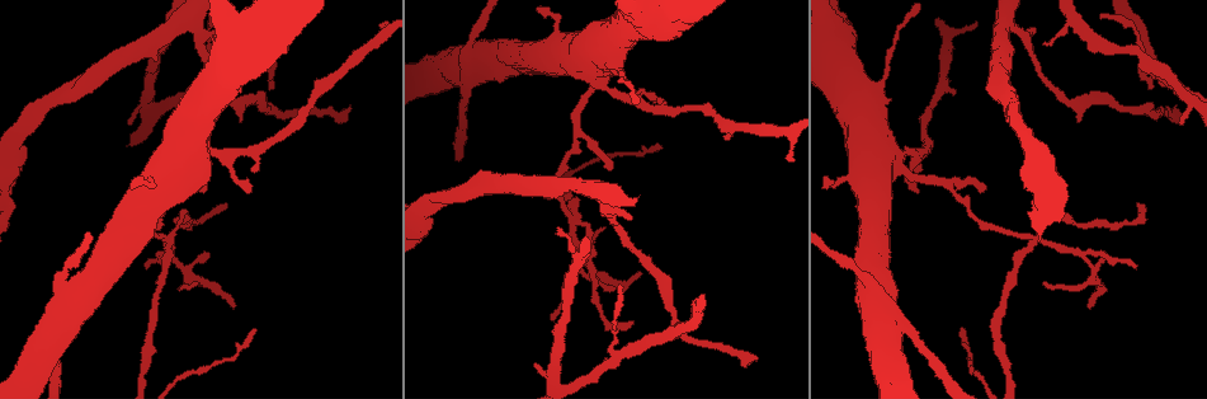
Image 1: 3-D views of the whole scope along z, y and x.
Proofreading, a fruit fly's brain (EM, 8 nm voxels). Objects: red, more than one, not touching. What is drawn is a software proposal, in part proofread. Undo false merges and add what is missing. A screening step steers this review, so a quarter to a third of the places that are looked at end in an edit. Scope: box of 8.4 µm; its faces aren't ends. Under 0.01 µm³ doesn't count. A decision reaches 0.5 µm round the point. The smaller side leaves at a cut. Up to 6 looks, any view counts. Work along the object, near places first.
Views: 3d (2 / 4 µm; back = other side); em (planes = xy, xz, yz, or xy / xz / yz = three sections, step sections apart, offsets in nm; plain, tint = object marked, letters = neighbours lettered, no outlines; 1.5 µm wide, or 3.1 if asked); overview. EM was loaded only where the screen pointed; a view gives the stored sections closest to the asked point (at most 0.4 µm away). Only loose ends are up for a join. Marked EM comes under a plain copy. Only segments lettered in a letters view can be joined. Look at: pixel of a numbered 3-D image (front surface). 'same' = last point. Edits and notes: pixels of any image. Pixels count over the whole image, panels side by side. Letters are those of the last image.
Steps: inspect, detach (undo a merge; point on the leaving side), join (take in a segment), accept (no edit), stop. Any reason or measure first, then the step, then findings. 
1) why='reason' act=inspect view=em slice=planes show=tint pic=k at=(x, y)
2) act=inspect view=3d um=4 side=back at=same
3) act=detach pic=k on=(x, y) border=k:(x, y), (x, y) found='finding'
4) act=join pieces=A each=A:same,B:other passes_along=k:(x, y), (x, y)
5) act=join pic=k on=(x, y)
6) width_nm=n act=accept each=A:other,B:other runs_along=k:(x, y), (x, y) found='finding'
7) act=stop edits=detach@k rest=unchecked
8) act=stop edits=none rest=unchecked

why='branch stops here' act=inspect view=3d um=4 pic=1 at=(1180, 123)

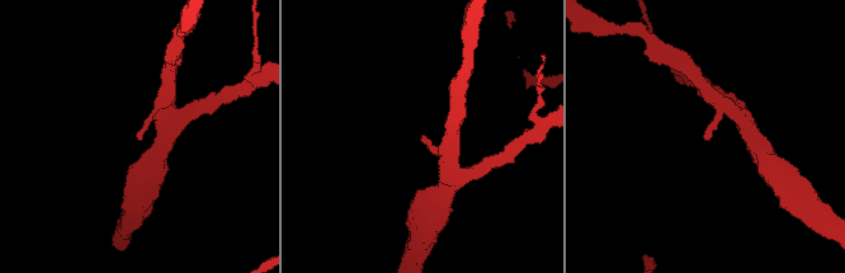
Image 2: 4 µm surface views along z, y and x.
act=inspect view=em slice=planes show=letters pic=2 at=(423, 137)

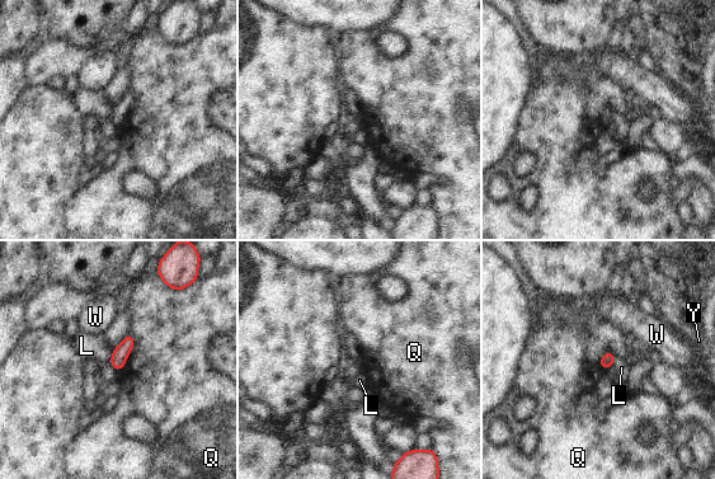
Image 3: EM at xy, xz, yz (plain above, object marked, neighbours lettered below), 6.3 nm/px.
width_nm=80 act=accept each=L:other,Q:other,W:other,Y:other border=3:(128, 333), (133, 347), (118, 371) found='no lettered segment goes on from it'

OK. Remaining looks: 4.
why='an open end' act=inspect view=em slice=xz step=8 show=tint pic=1 at=(558, 226)

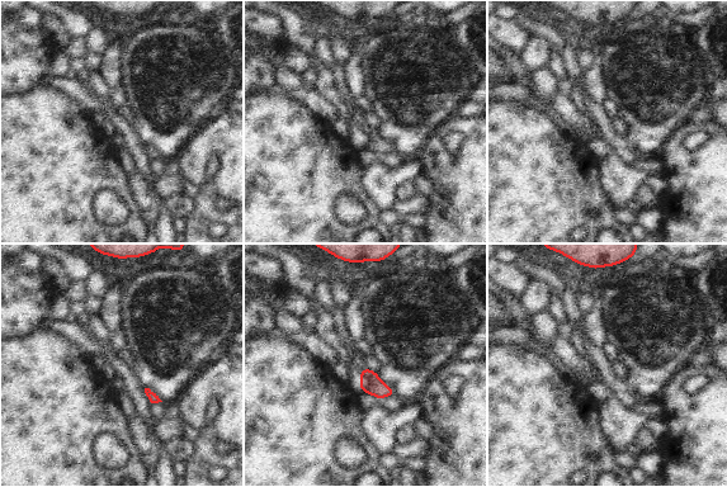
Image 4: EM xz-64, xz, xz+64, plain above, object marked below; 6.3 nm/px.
why='another direction' act=inspect view=em slice=planes show=letters at=same

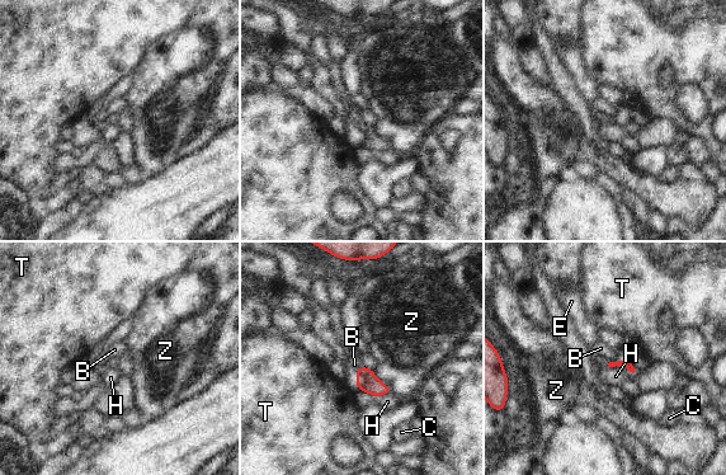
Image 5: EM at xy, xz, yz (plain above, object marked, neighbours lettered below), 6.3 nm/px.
act=accept each=B:other,C:other,E:other,H:other,T:other,Z:other found='none of them fits'

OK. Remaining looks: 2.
act=stop edits=none rest=unchecked

